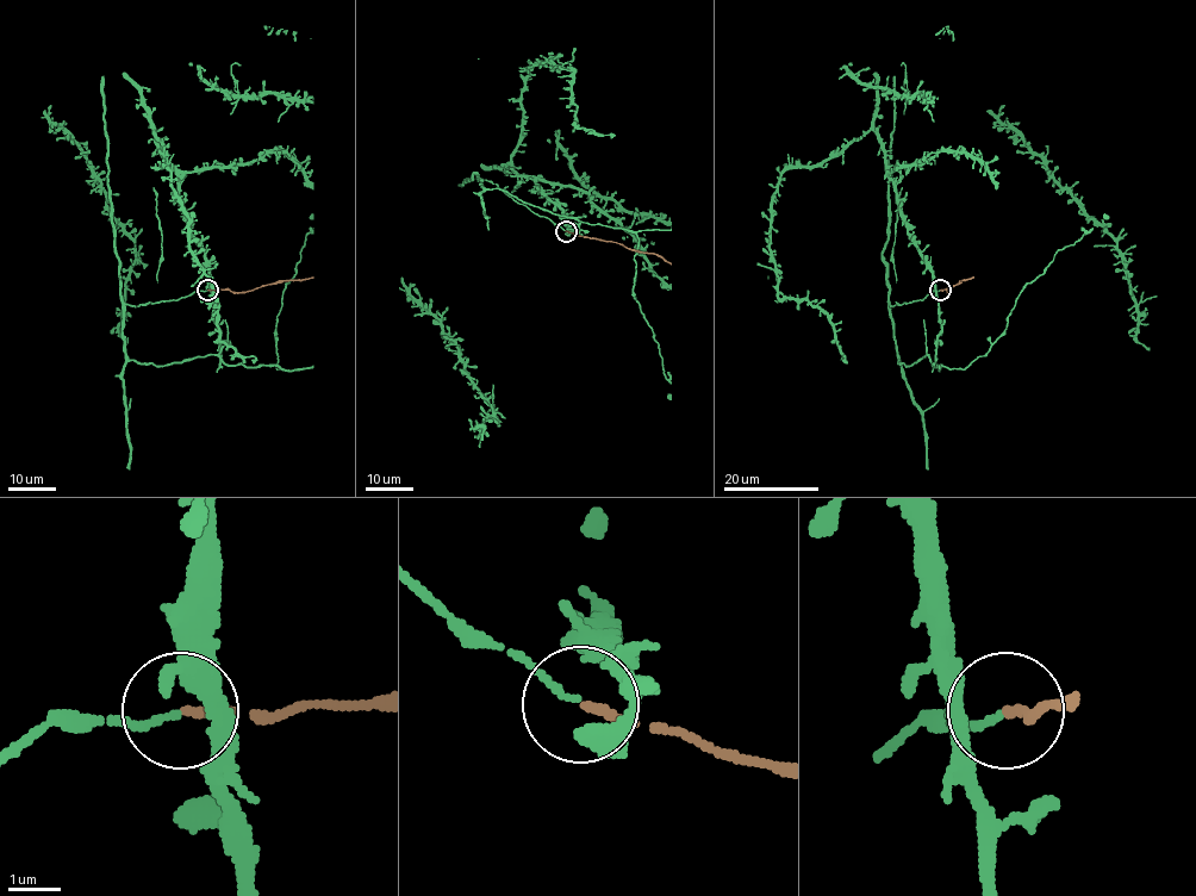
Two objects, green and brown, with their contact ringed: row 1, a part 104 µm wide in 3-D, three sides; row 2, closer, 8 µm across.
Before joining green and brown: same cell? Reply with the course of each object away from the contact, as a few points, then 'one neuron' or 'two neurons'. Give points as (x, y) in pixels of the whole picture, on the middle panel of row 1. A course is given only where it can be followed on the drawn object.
green via (566, 230), (480, 184), (581, 222), (572, 229), (511, 163), (533, 66), (572, 68), (575, 122), (611, 137) | brown via (566, 230), (655, 253), (671, 263) | one neuron

